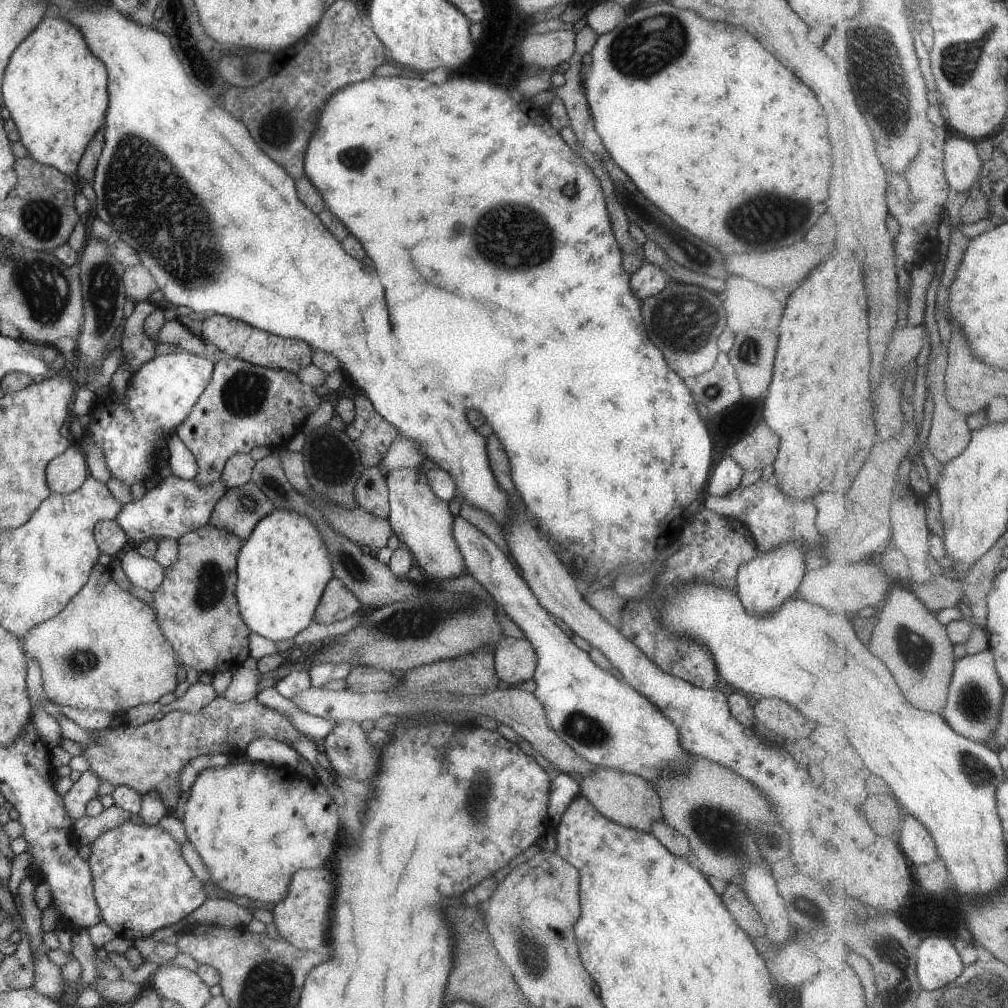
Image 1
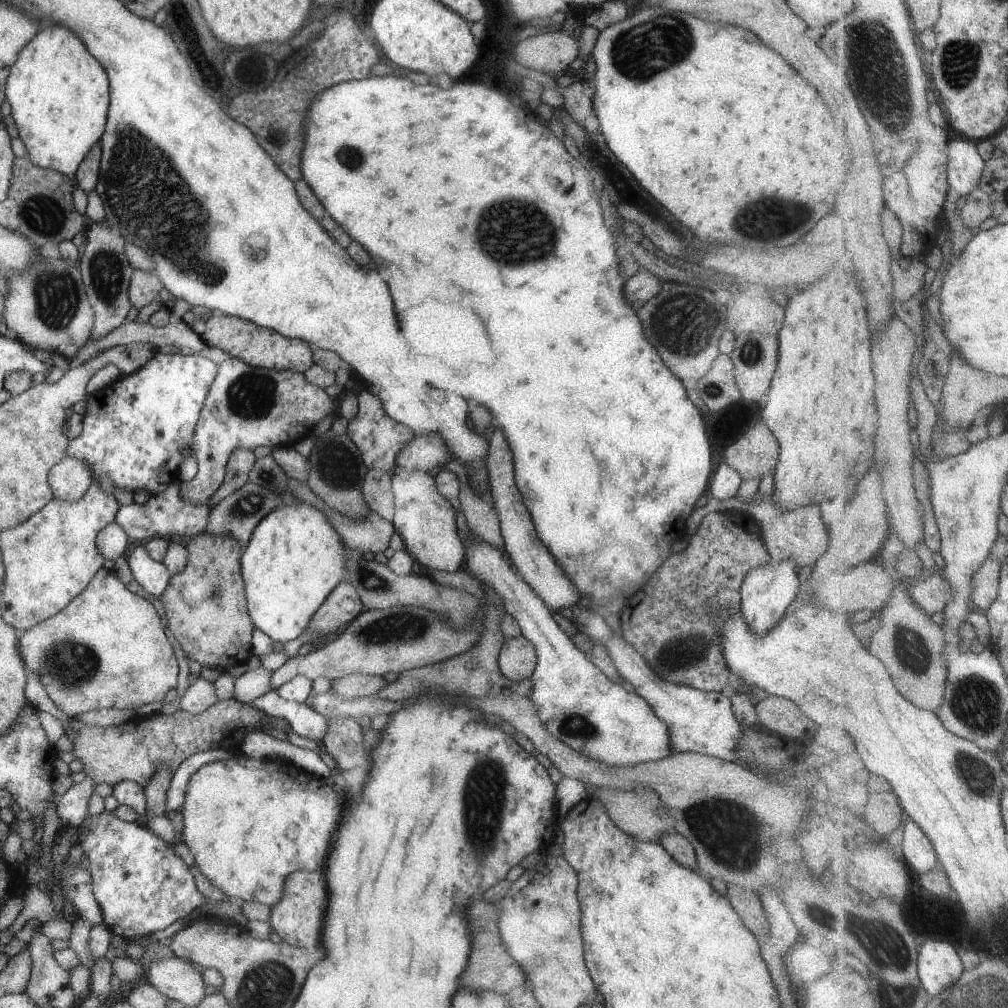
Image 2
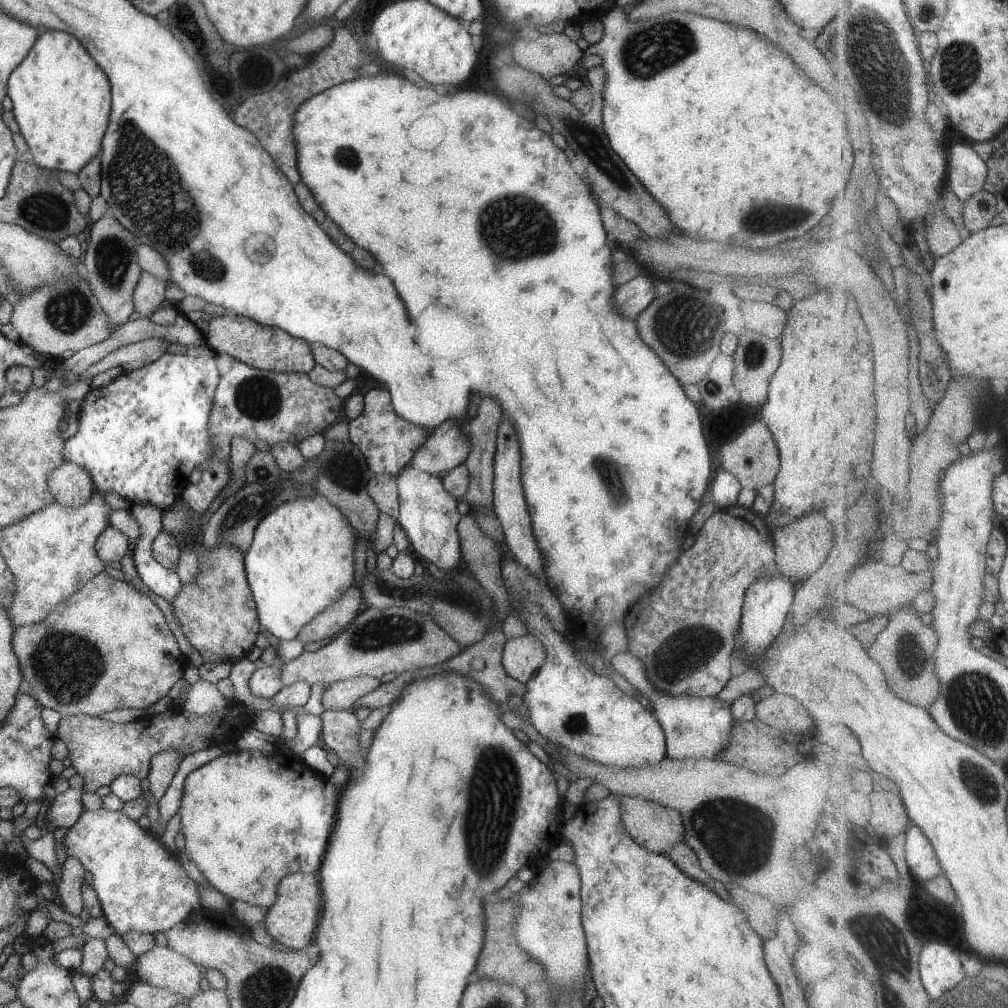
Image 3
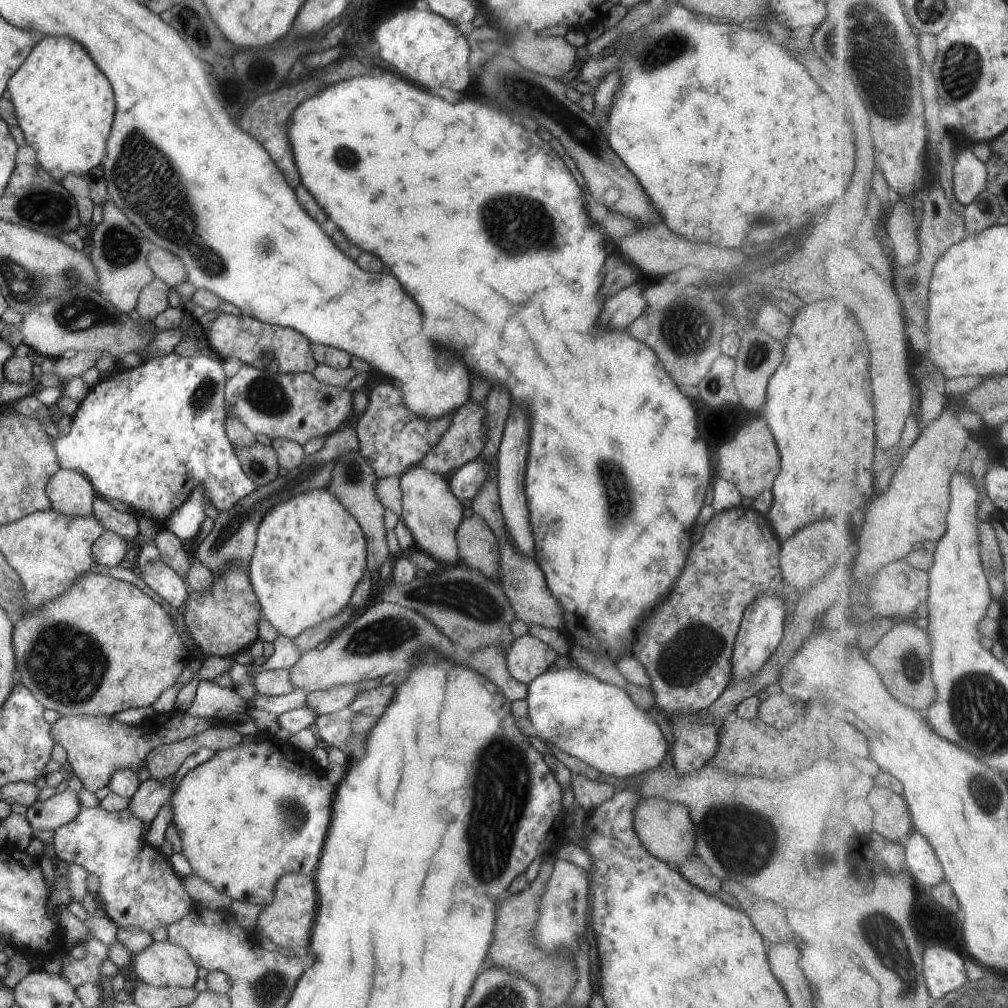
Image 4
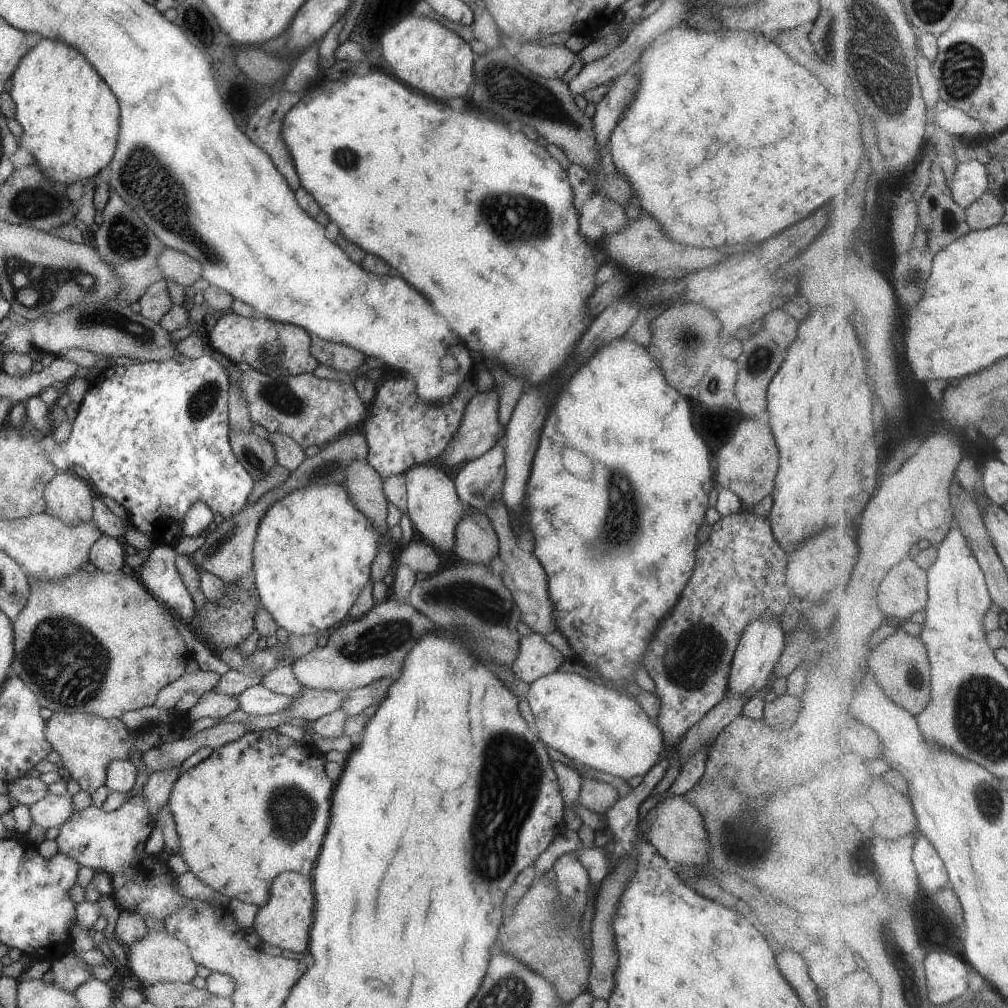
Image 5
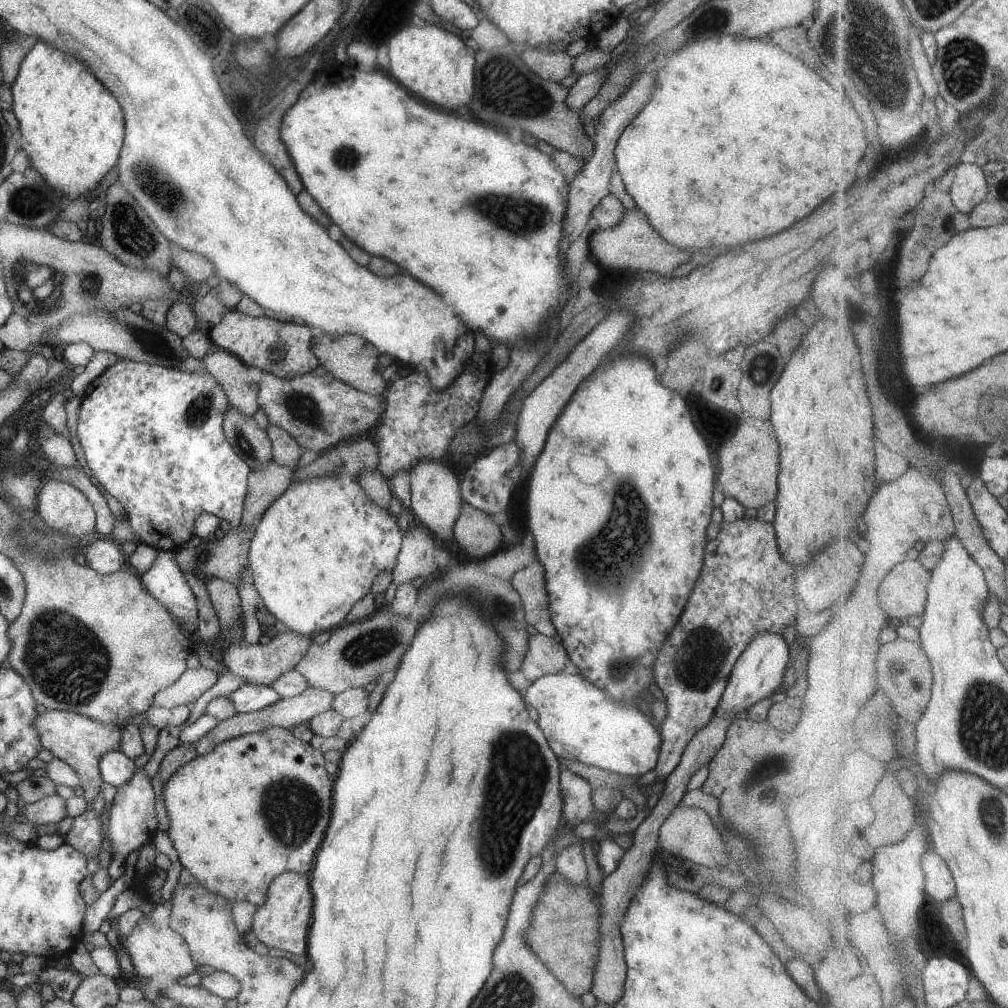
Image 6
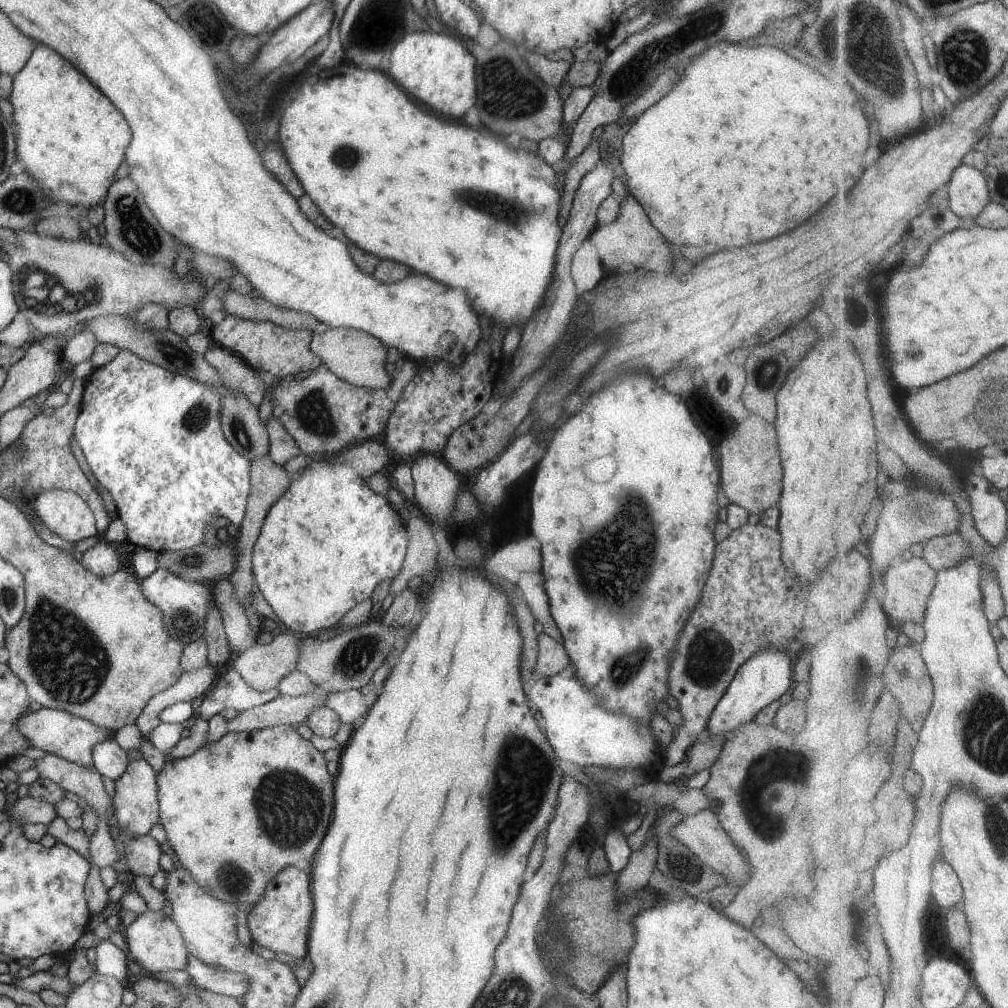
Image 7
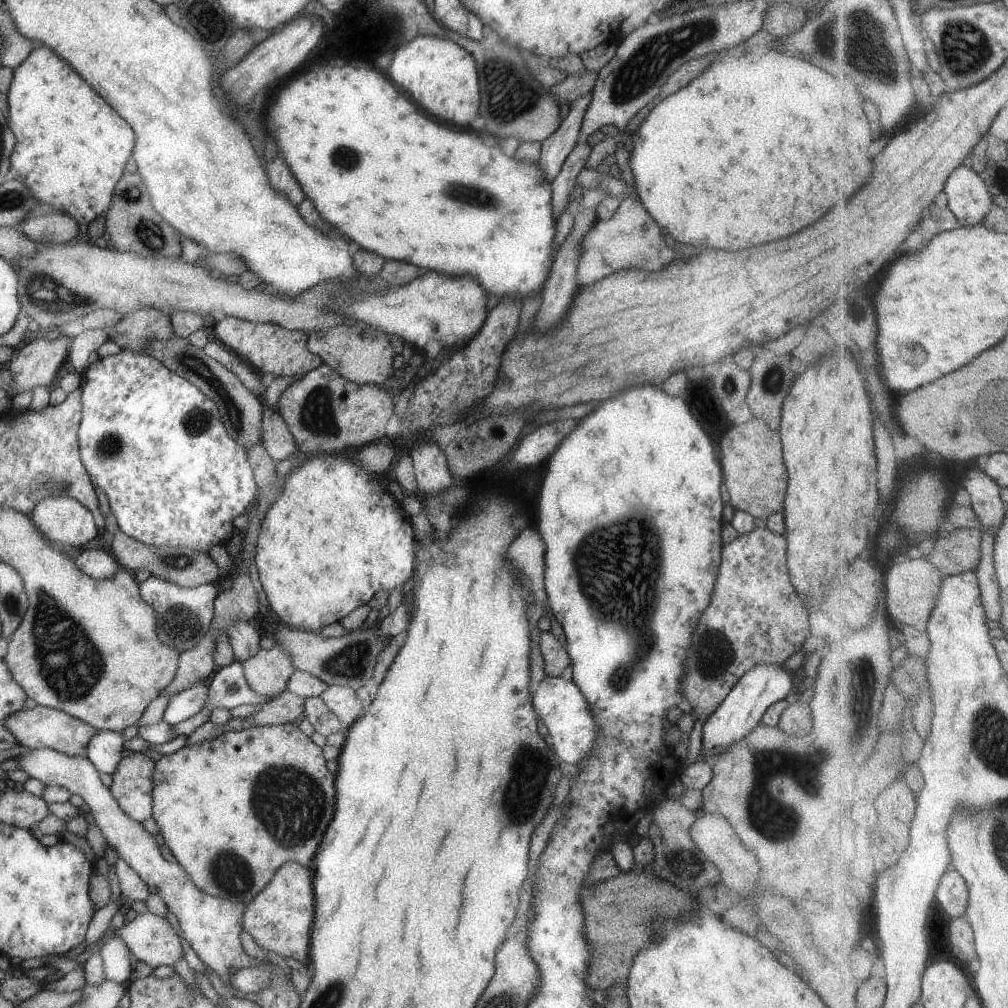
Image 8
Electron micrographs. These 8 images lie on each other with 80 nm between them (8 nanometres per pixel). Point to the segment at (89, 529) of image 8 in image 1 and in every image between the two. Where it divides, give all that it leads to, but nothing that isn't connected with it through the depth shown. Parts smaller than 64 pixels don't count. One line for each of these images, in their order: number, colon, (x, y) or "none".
1: (63, 474)
2: (68, 479)
3: (70, 486)
4: (70, 492)
5: (68, 498)
6: (62, 508)
7: (64, 513)

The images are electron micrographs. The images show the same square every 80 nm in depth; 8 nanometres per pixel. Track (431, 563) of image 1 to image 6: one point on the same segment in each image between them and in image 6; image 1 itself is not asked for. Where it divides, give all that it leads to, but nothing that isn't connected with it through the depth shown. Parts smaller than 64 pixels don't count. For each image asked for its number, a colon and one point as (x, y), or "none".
2: (426, 522)
3: (427, 513)
4: (431, 512)
5: (433, 508)
6: (435, 501)

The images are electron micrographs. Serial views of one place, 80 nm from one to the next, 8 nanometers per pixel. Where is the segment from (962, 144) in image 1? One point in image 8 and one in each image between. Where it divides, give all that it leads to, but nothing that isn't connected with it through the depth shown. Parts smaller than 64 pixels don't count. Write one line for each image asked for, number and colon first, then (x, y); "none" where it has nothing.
2: (966, 168)
3: (968, 173)
4: (970, 174)
5: (971, 181)
6: (969, 189)
7: (968, 190)
8: (968, 196)

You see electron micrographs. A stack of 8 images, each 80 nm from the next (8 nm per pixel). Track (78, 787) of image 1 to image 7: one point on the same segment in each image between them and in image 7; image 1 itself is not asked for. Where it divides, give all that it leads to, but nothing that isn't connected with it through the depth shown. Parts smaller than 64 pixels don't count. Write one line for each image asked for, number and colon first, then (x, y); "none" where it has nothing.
2: (70, 808)
3: (67, 805)
4: (61, 807)
5: (50, 811)
6: (47, 810)
7: (25, 810)

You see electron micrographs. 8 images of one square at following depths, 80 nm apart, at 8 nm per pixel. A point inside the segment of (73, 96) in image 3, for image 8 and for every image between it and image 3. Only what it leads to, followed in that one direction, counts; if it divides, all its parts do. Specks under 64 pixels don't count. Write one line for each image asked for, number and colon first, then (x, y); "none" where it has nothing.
4: (63, 104)
5: (69, 117)
6: (69, 124)
7: (71, 138)
8: (70, 146)

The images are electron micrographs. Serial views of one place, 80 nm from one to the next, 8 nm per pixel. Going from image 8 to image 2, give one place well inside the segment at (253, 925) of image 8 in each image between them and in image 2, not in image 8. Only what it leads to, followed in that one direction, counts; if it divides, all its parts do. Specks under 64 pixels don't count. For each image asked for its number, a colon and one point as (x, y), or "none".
2: (297, 917)
3: (291, 919)
4: (287, 921)
5: (284, 921)
6: (282, 921)
7: (279, 921)

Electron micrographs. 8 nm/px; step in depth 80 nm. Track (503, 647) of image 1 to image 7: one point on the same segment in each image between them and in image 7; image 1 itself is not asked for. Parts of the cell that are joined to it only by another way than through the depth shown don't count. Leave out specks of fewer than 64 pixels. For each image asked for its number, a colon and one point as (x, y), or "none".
2: (517, 657)
3: (521, 656)
4: (527, 657)
5: (536, 657)
6: (544, 656)
7: (551, 658)

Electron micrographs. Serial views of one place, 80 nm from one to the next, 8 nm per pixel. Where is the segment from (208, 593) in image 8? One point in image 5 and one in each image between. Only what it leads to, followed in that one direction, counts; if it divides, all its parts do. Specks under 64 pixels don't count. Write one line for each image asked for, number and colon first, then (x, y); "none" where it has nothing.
5: (158, 575)
6: (164, 581)
7: (183, 605)

